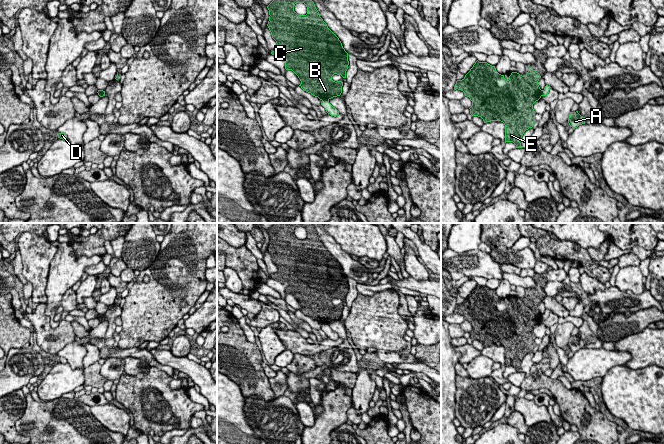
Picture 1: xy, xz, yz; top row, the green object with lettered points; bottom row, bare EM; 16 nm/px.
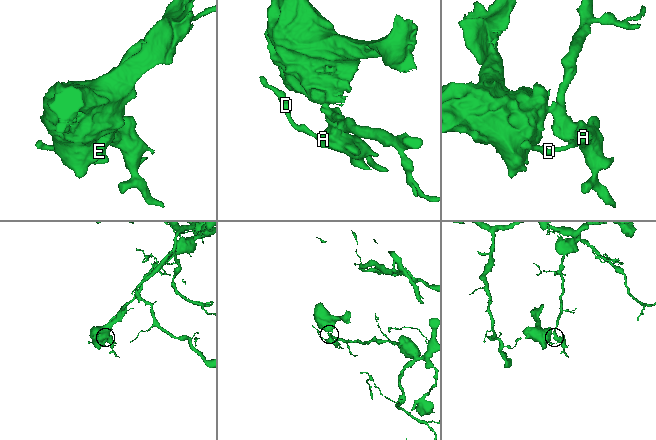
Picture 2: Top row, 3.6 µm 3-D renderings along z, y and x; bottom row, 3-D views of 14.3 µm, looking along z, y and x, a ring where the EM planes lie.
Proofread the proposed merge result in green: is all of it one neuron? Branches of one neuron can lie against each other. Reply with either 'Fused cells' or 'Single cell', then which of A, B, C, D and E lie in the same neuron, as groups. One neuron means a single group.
Fused cells. Groups: A D / B C E

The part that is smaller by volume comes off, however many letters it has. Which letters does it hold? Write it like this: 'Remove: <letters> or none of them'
Remove: B, C, E

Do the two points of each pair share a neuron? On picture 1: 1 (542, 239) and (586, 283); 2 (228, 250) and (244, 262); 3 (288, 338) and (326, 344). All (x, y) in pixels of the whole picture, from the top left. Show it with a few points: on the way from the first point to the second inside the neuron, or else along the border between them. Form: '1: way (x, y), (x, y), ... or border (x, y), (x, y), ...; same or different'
1: border (585, 271), (604, 284); different
2: way (232, 254), (240, 259); same
3: way (297, 344), (303, 347), (317, 347); same

